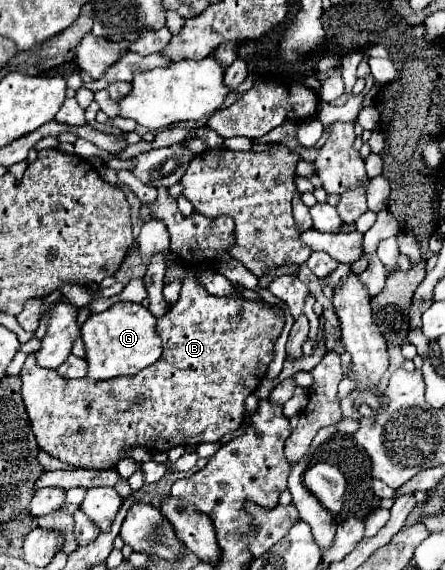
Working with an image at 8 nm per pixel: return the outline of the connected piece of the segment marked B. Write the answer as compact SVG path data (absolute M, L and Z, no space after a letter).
M187 268L187 276L183 280L179 300L167 310L167 314L159 316L157 324L155 324L157 336L163 342L163 354L155 364L141 370L139 374L135 374L131 378L111 378L111 380L103 380L103 382L91 382L89 378L67 380L67 378L61 378L55 370L39 368L35 364L35 358L27 356L27 360L23 364L23 370L21 370L21 380L23 380L21 398L23 398L23 404L27 408L31 428L35 430L35 440L37 440L39 448L43 452L47 452L49 456L59 458L61 462L65 462L65 464L69 464L73 468L89 468L89 470L111 470L111 468L115 468L117 462L123 458L125 450L129 450L129 448L145 448L151 454L155 454L155 452L169 452L175 446L197 446L197 444L203 444L203 442L219 442L227 432L233 432L233 430L237 430L241 426L243 412L245 412L243 402L245 402L247 394L255 392L255 388L261 384L261 378L265 376L267 364L271 362L271 356L273 356L273 344L279 338L279 334L283 330L283 324L285 324L285 308L281 304L267 304L267 302L245 300L245 298L215 298L197 280L195 270Z

